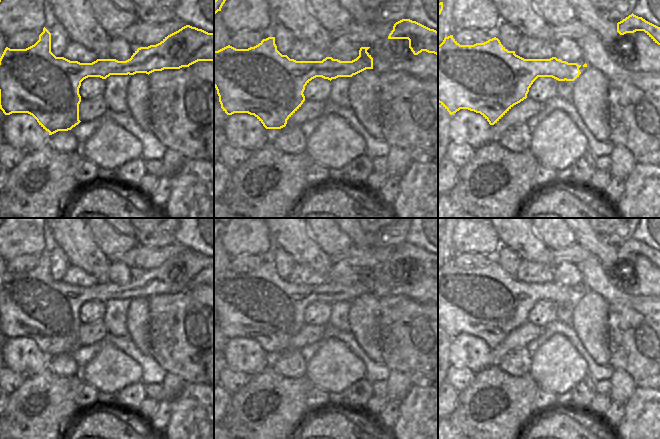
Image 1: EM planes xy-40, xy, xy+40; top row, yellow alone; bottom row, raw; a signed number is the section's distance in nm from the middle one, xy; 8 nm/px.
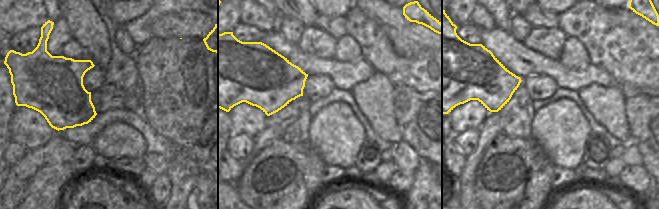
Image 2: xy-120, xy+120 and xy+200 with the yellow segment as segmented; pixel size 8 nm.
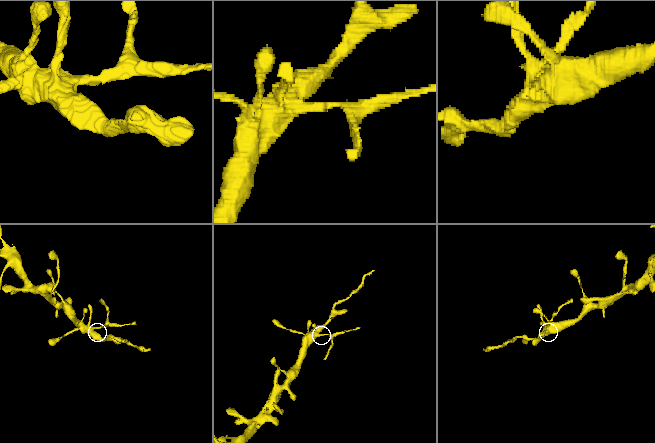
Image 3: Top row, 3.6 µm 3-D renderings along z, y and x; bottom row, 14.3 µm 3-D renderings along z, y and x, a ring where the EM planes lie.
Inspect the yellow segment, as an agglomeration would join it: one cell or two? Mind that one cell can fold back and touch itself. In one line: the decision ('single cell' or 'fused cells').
fused cells

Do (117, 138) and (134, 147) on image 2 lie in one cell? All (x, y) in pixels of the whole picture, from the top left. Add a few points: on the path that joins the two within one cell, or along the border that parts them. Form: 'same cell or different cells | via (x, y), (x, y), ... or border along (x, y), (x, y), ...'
same cell | via (121, 140), (130, 143)

